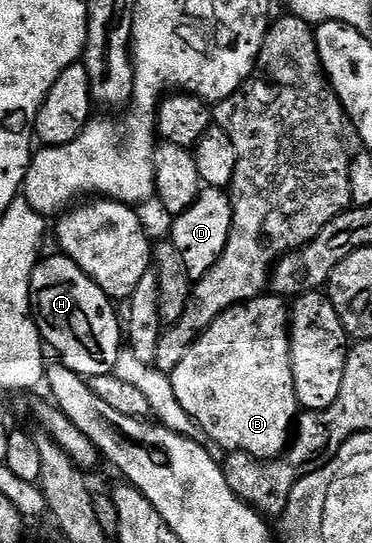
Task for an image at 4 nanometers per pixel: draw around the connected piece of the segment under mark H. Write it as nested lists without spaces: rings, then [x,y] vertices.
[[[62,255],[44,256],[31,276],[31,307],[40,337],[59,352],[58,360],[62,364],[88,379],[113,373],[121,350],[121,317],[115,314],[116,306],[111,298],[101,291],[101,287],[97,287],[97,283],[93,283],[93,279],[89,279],[89,275],[85,275],[85,271],[81,271],[81,267],[77,267],[77,263]]]

